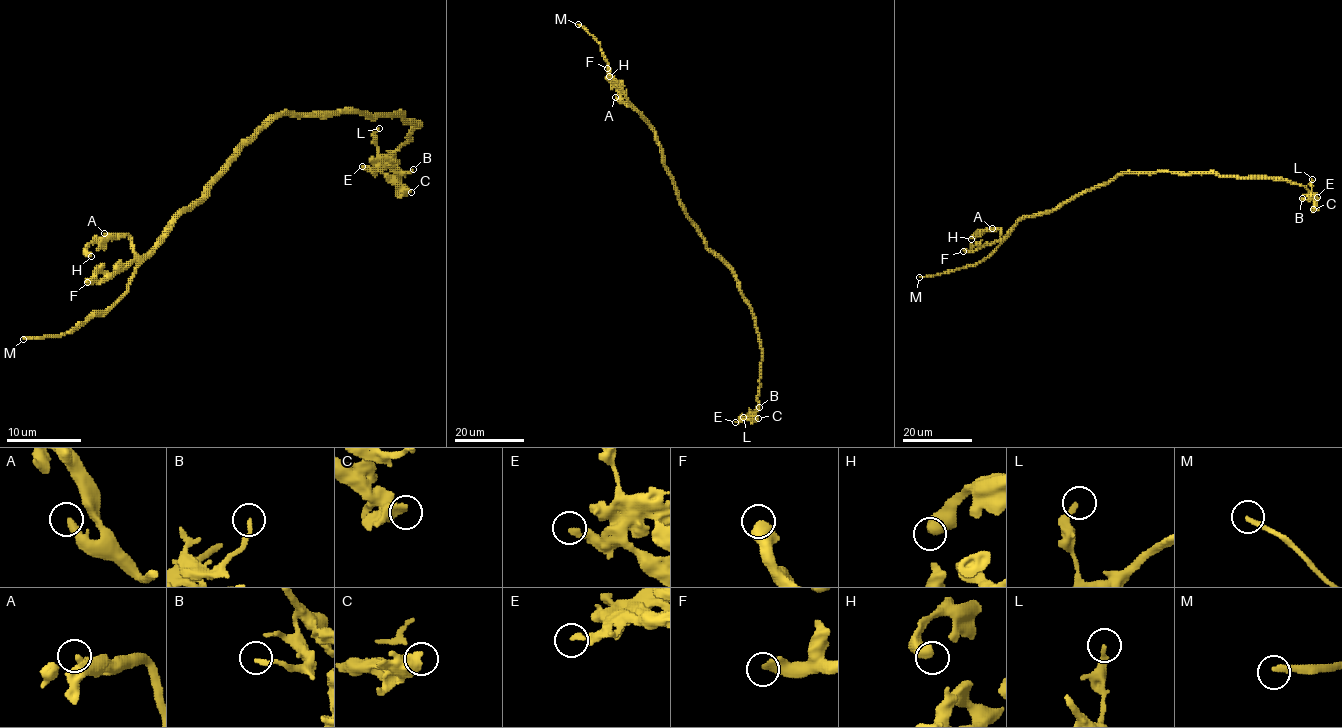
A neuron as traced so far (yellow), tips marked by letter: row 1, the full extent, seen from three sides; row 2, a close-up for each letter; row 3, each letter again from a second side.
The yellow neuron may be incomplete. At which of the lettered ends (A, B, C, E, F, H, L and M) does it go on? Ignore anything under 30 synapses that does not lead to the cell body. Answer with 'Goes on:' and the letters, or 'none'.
Goes on: M

